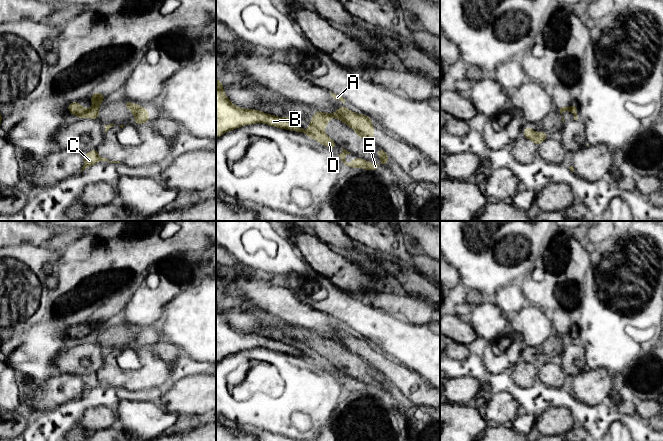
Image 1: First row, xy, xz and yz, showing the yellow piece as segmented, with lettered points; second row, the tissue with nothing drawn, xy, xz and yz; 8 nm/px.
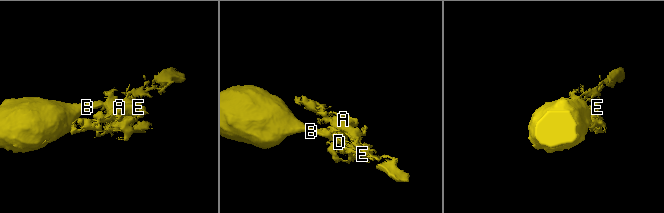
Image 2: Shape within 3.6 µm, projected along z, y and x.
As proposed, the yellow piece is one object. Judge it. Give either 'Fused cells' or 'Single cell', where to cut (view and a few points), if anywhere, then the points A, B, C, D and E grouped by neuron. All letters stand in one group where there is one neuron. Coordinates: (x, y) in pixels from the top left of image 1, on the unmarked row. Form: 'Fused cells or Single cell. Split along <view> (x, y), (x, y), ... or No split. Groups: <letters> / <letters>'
Fused cells. Split along xy (84, 334), (78, 339). Groups: A C D E / B

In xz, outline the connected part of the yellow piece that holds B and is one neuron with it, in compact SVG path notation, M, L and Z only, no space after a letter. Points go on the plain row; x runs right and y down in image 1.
M216 302L216 363L225 356L243 349L265 347L276 352L304 356L292 344L254 333L242 333L232 328L223 315L223 307Z

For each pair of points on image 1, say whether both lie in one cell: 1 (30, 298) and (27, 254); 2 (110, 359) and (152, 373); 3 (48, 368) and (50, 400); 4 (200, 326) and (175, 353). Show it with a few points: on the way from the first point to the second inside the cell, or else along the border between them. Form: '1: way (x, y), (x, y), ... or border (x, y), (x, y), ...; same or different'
1: way (27, 287), (27, 265); same
2: way (117, 371), (122, 376), (140, 376); same
3: border (60, 373), (37, 383); different
4: border (157, 339), (175, 344), (183, 353); different

